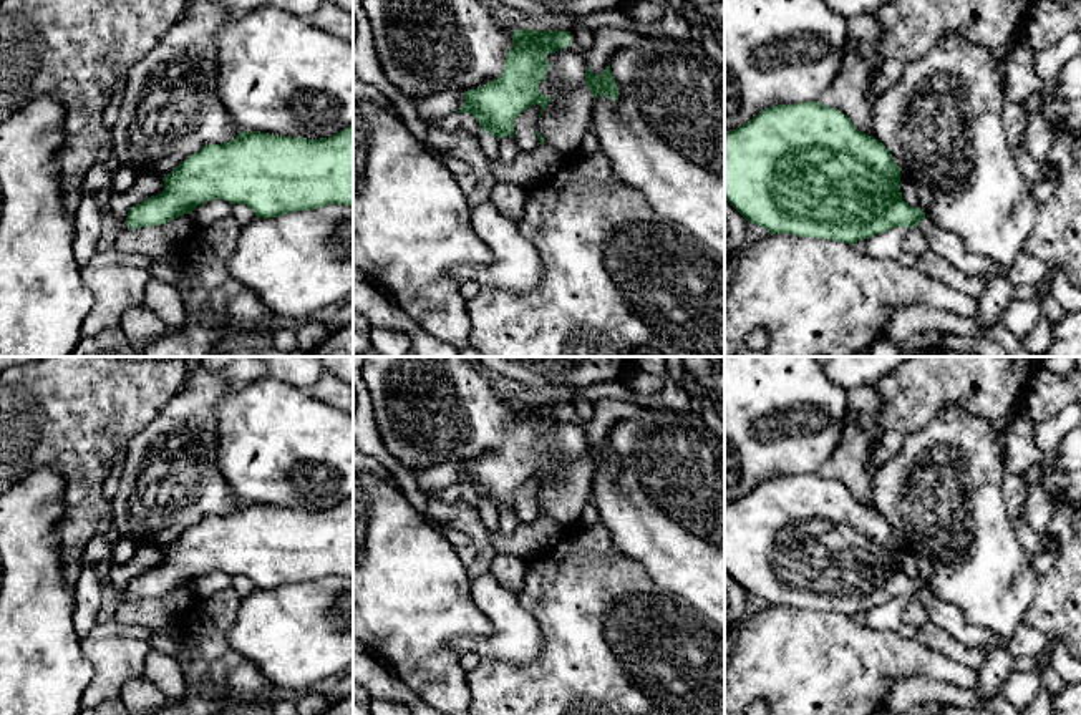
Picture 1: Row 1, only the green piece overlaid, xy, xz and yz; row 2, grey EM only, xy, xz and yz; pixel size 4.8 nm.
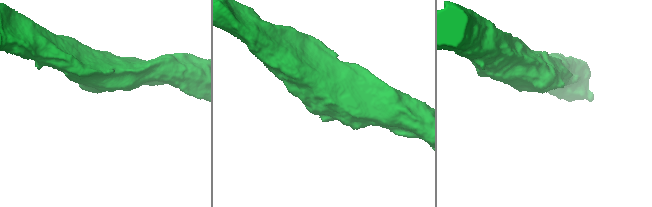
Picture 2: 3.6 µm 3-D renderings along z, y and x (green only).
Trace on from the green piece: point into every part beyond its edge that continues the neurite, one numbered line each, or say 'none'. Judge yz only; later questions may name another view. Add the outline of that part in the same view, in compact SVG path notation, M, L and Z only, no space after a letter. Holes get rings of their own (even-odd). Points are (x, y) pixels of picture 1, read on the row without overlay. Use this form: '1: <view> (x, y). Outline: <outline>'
1: yz (944, 614). Outline: M925 587L923 592L917 596L923 606L928 620L942 627L950 637L965 647L982 647L996 644L996 637L991 630L970 625L960 607L937 597L930 589Z

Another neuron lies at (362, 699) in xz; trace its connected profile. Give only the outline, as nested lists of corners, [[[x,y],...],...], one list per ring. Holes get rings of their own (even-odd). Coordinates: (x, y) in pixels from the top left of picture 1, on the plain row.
[[[353,682],[353,715],[370,715],[370,693]]]

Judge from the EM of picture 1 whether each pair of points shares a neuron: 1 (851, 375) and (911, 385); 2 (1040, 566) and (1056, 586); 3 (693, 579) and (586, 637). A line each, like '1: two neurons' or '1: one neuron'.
1: two neurons
2: two neurons
3: two neurons

